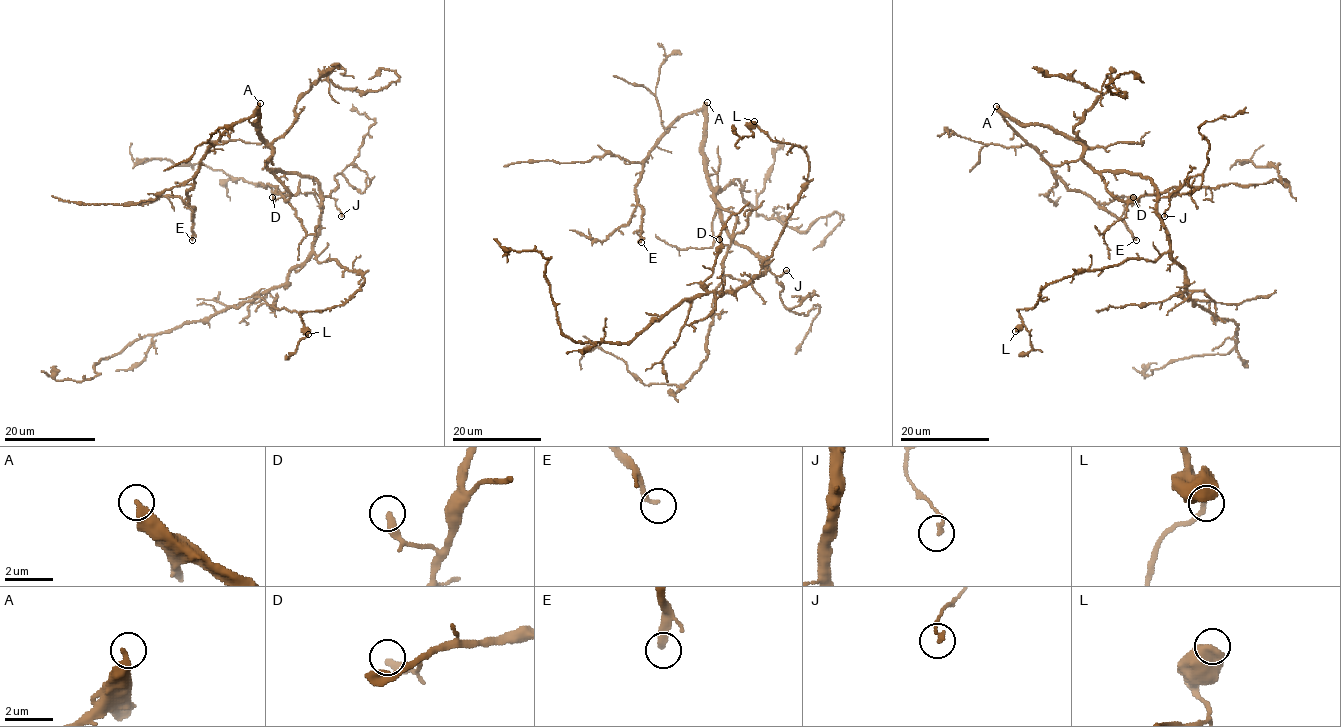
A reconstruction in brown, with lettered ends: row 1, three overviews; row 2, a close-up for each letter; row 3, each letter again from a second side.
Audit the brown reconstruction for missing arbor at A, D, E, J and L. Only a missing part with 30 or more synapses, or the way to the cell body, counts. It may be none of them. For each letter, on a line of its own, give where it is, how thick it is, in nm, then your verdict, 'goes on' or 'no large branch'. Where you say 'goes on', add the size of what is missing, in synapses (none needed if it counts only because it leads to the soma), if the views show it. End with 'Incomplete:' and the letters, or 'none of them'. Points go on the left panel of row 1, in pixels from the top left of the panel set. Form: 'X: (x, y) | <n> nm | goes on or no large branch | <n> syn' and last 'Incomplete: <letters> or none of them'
A: (260, 103) | 440 nm | goes on | 700 syn
D: (272, 197) | 320 nm | no large branch
E: (192, 240) | 220 nm | goes on | 80 syn
J: (341, 216) | 160 nm | no large branch
L: (308, 334) | 650 nm | no large branch
Incomplete: A, E

